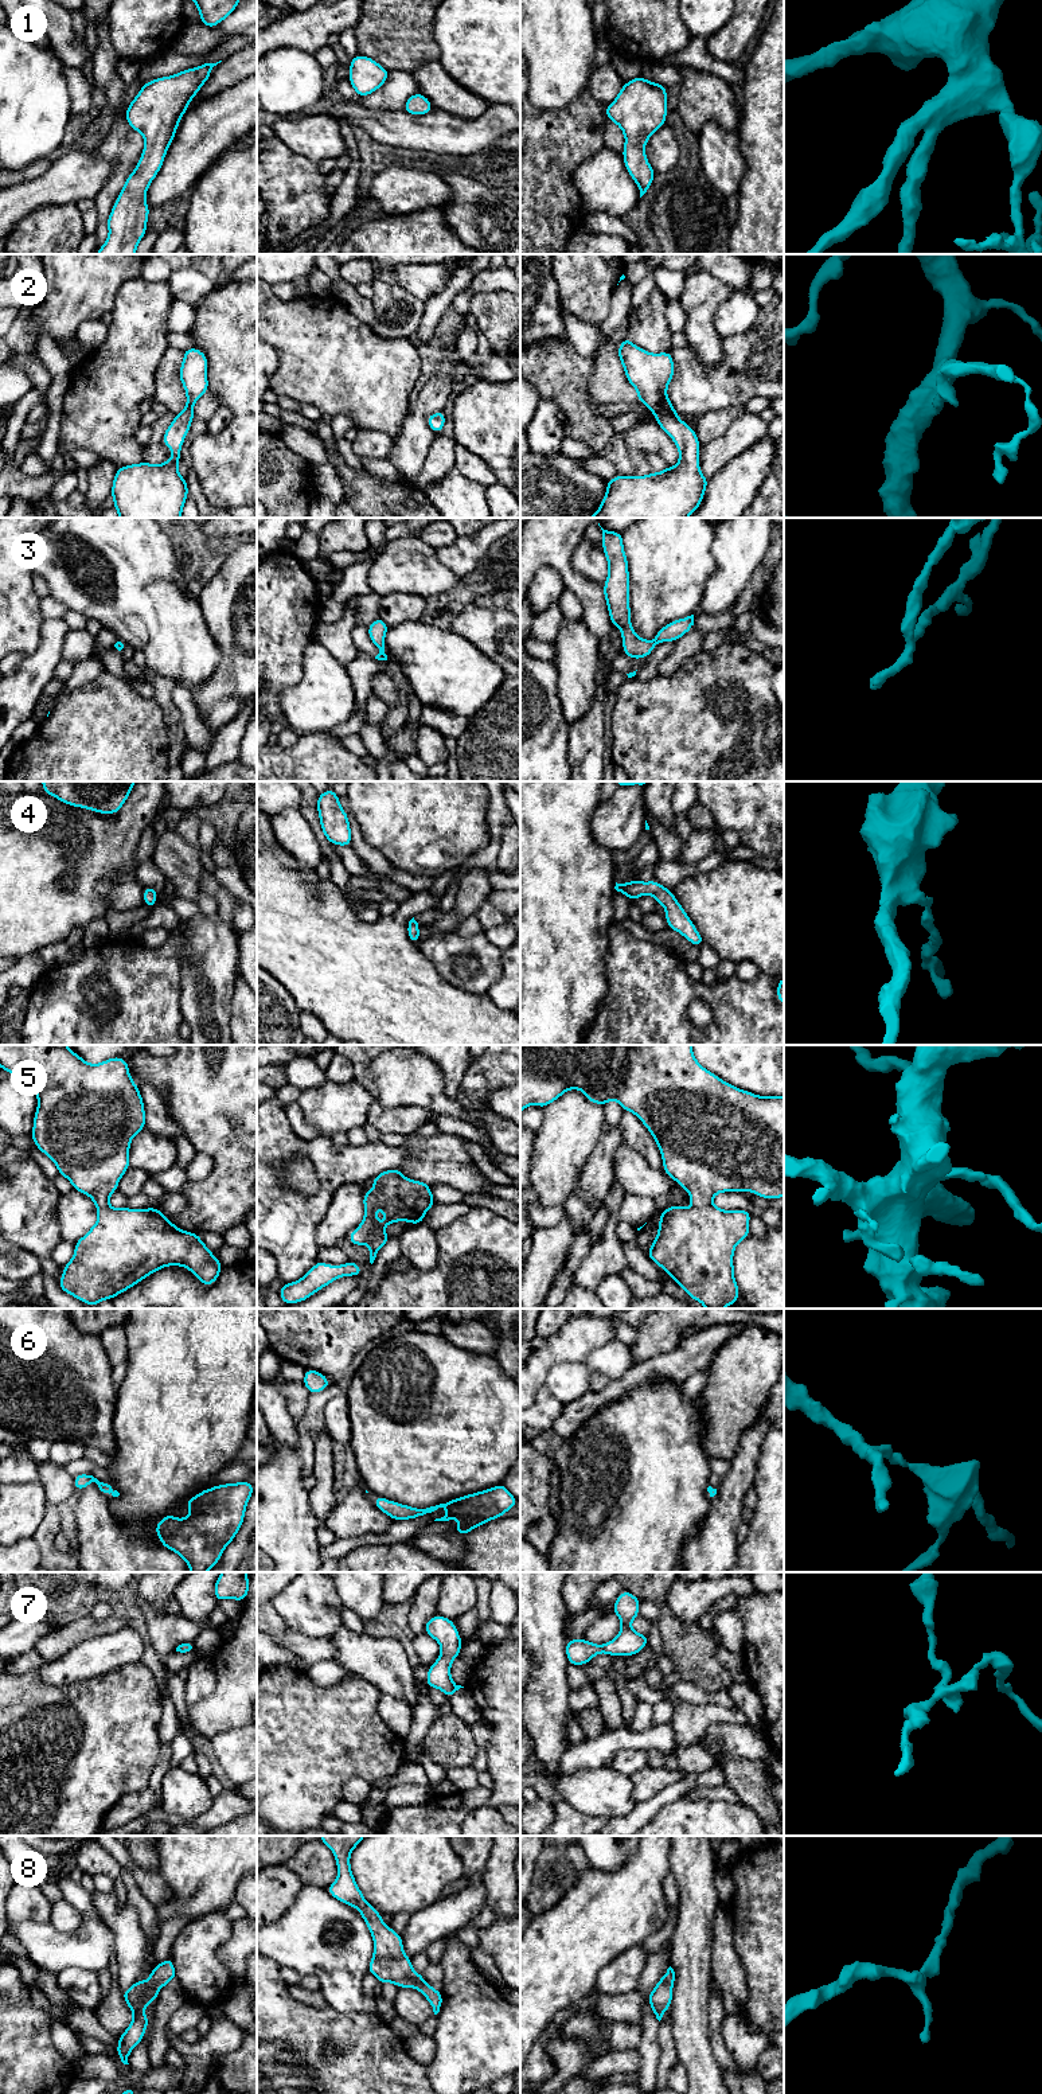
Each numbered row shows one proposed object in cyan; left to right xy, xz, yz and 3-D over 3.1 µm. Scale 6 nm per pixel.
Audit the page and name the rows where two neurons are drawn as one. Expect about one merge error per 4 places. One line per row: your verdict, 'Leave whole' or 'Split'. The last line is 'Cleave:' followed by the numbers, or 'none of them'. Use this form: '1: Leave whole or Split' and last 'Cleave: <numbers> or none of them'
1: Leave whole
2: Leave whole
3: Split
4: Leave whole
5: Leave whole
6: Leave whole
7: Leave whole
8: Leave whole
Cleave: 3

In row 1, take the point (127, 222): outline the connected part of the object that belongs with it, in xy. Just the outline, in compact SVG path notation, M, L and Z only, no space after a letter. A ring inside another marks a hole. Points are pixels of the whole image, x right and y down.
M221 62L149 81L129 104L126 121L144 136L145 145L112 208L106 221L109 235L97 254L136 254L151 211L145 202L148 187L164 163L187 106Z

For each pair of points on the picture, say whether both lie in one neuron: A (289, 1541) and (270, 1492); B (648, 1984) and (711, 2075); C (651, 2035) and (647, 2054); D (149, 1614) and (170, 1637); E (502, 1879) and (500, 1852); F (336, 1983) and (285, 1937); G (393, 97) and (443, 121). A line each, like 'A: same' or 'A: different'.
A: same
B: different
C: same
D: same
E: same
F: same
G: different

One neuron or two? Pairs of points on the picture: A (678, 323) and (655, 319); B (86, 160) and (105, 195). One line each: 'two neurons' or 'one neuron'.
A: two neurons
B: two neurons

